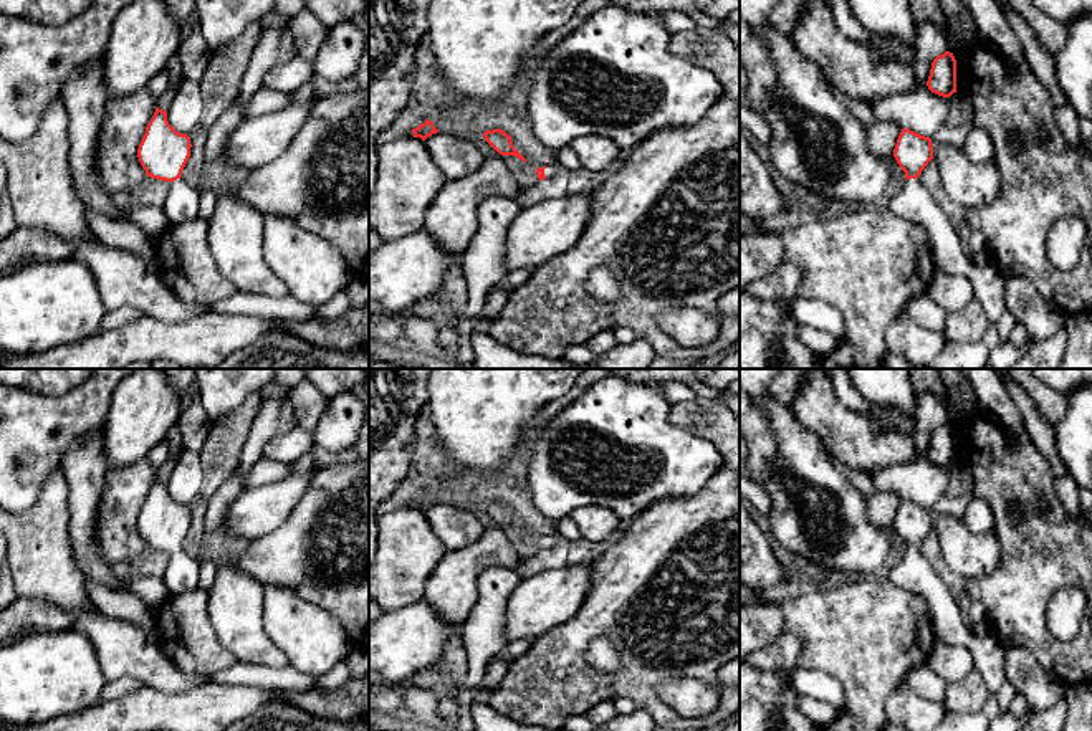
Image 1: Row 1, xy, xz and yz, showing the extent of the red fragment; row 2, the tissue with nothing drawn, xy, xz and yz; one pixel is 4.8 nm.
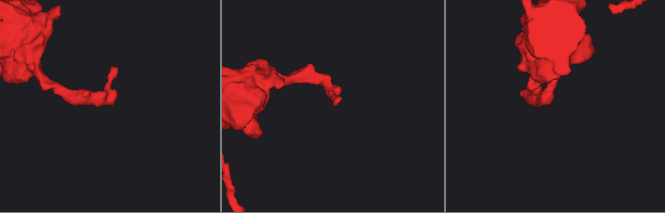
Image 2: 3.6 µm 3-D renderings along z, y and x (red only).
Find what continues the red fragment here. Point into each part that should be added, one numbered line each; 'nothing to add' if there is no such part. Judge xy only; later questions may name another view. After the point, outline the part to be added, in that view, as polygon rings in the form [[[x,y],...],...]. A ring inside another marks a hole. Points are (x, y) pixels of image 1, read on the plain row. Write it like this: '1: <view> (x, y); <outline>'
1: xy (181, 576); [[[177,549],[170,552],[162,579],[170,595],[194,590],[199,587],[199,561]]]

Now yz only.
1: yz (912, 573); [[[918,549],[905,551],[890,571],[888,580],[925,600],[935,635],[940,642],[968,648],[988,688],[988,698],[976,713],[948,713],[935,731],[988,731],[1001,714],[996,695],[1008,681],[1006,648],[994,635],[973,633],[971,627],[963,622],[956,600]]]

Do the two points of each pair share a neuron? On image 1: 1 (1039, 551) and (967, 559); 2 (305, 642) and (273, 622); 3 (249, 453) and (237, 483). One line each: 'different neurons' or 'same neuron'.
1: different neurons
2: same neuron
3: same neuron

